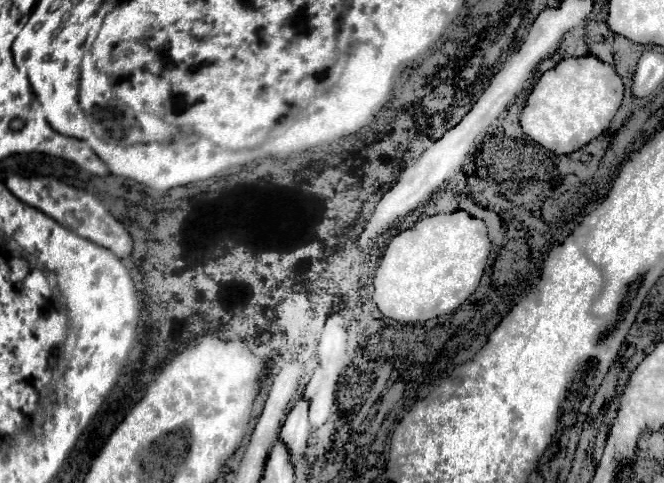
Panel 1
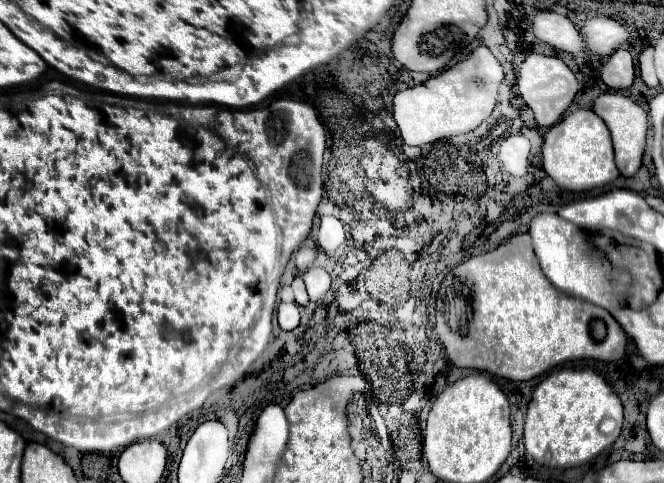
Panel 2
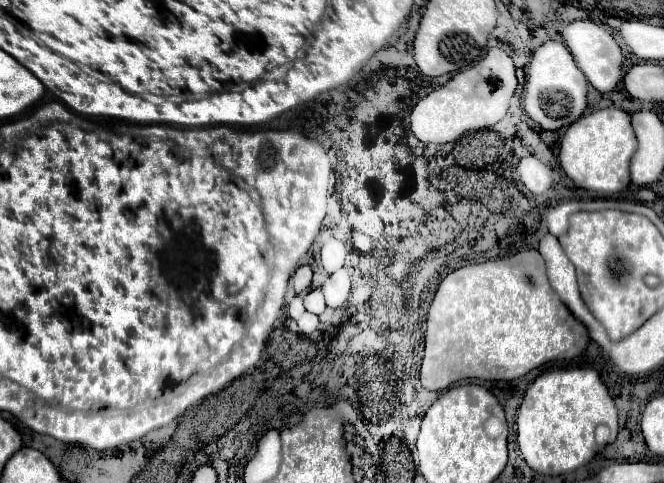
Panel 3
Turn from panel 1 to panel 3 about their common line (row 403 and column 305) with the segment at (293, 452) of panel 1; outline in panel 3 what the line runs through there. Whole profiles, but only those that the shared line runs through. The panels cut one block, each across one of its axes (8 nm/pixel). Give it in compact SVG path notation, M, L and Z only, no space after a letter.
M310 290L306 296L304 296L304 306L308 312L312 314L324 314L326 312L326 302L324 302L324 294L322 290Z

